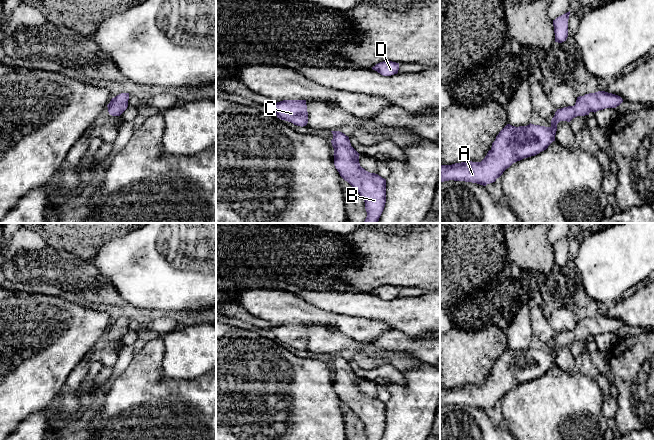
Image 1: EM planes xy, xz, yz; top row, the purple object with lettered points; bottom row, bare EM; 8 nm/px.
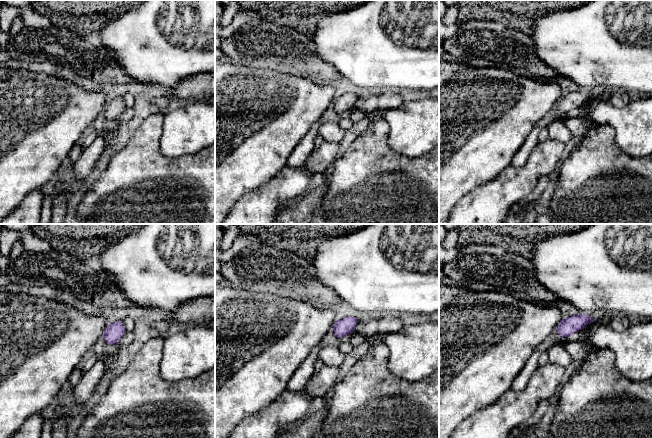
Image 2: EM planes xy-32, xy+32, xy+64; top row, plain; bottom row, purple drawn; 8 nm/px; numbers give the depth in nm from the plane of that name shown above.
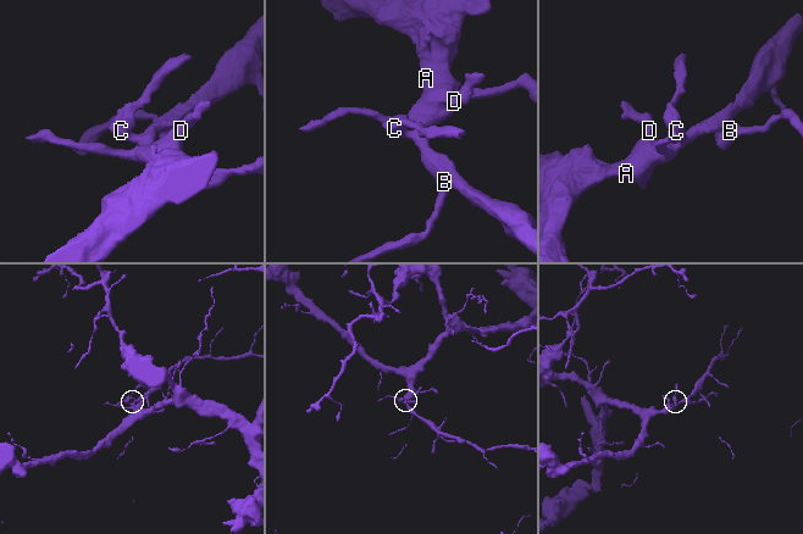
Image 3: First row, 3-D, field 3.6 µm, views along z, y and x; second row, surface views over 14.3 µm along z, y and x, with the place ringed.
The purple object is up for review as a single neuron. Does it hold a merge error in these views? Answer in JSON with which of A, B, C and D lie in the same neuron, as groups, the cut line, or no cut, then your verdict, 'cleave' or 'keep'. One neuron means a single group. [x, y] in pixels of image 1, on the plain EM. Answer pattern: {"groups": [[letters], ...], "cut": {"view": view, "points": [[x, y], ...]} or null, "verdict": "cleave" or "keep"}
{"groups": [["A", "B", "C", "D"]], "cut": null, "verdict": "keep"}

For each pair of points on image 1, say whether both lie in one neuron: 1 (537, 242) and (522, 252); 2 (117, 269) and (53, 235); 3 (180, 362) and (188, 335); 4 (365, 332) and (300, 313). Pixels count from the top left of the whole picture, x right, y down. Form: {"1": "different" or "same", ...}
{"1": "same", "2": "different", "3": "same", "4": "same"}

